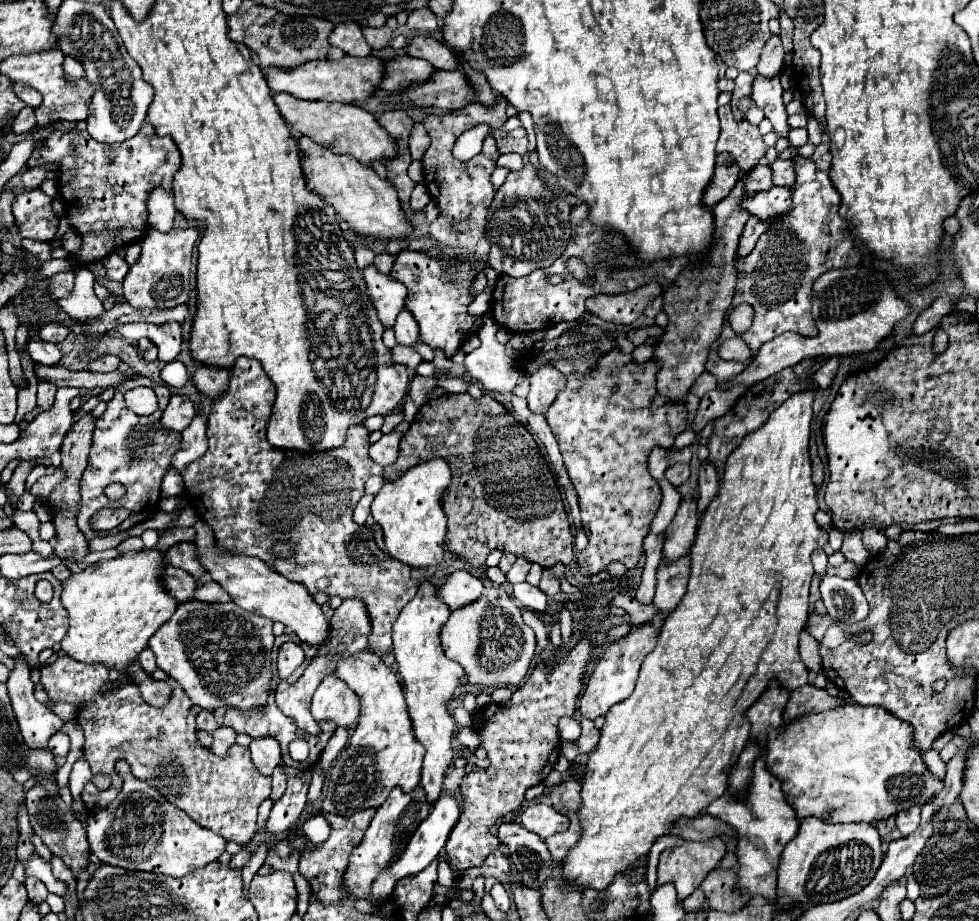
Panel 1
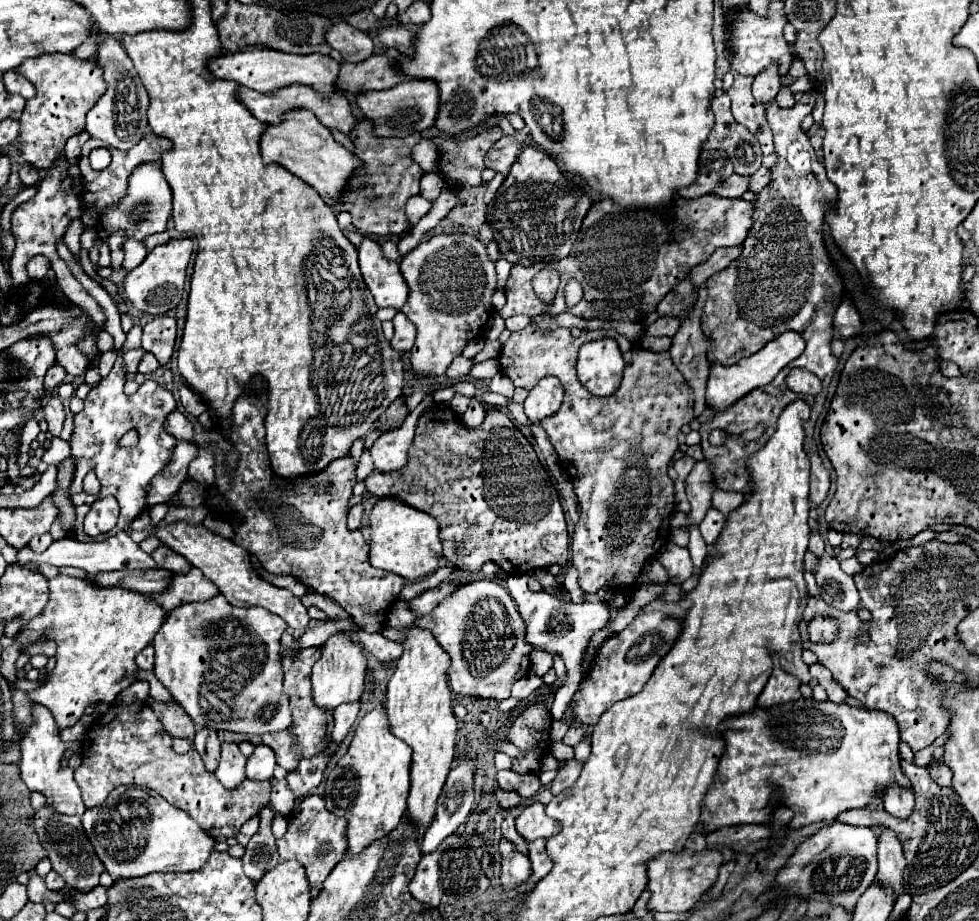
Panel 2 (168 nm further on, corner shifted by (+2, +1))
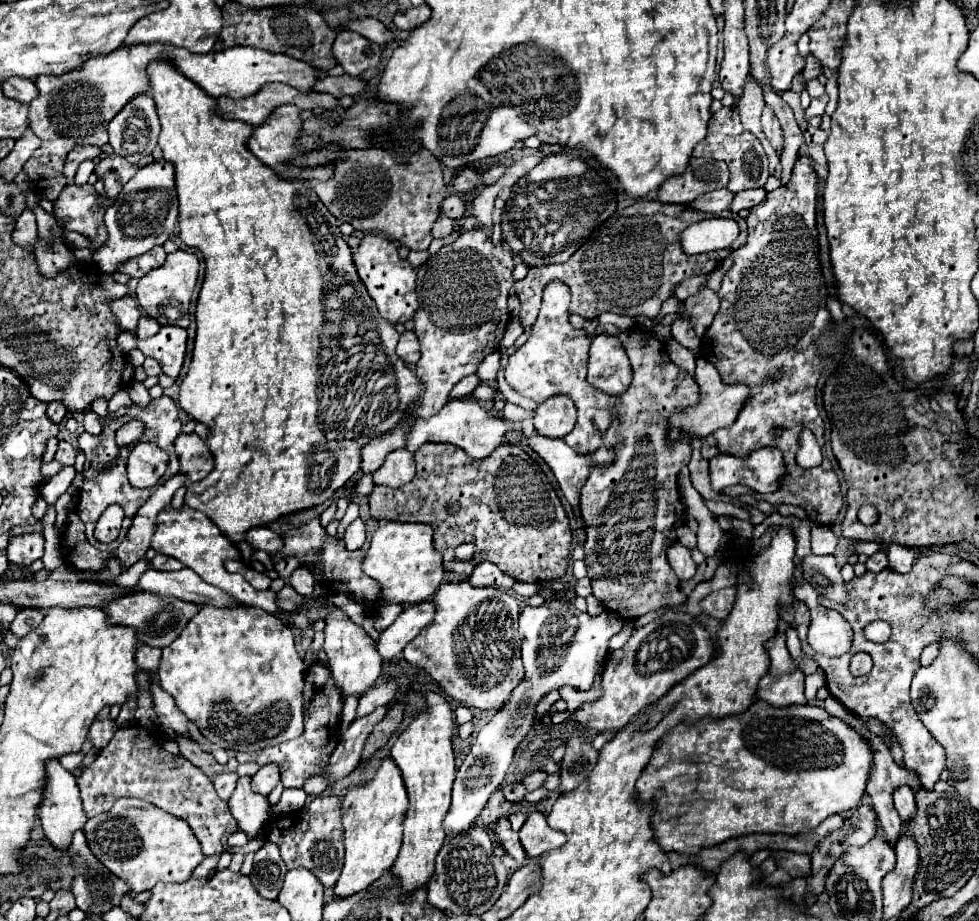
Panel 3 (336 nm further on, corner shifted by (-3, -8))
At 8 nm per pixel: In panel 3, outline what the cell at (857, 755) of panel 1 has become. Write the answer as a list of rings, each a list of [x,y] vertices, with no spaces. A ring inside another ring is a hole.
[[[756,700],[744,714],[676,726],[658,742],[652,760],[636,782],[636,790],[640,800],[652,798],[658,804],[658,814],[652,818],[658,844],[666,852],[698,854],[702,848],[754,832],[806,834],[832,814],[856,810],[866,792],[872,762],[872,744],[824,708],[810,704],[774,708],[764,700]]]

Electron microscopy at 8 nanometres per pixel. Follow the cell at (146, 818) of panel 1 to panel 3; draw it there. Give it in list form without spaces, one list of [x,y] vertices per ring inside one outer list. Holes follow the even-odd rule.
[[[118,798],[112,810],[88,818],[84,834],[94,856],[112,874],[122,878],[130,886],[132,894],[150,890],[156,882],[188,880],[204,860],[200,842],[182,818],[138,798]]]

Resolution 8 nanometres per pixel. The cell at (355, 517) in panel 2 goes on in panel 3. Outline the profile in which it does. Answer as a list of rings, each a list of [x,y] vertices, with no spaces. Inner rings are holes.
[[[356,518],[356,520],[346,528],[344,542],[346,542],[346,548],[348,548],[348,550],[362,548],[362,544],[364,544],[364,522],[362,522],[362,518]]]

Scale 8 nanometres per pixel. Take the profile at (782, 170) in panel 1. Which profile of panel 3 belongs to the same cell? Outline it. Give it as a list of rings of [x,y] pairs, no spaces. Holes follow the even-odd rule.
[[[752,188],[752,190],[744,190],[740,194],[736,194],[736,200],[732,202],[732,212],[740,212],[742,208],[752,208],[756,204],[760,204],[766,196],[764,188]]]

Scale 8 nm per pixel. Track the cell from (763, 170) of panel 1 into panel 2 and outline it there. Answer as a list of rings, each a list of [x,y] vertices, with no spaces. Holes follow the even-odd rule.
[[[731,175],[729,179],[725,179],[719,187],[715,187],[715,193],[713,195],[723,195],[723,197],[741,197],[745,191],[747,191],[747,183],[749,183],[749,177],[743,177],[743,175]]]

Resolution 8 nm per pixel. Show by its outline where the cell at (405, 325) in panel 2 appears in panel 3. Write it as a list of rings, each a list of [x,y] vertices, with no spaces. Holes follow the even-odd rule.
[[[406,330],[406,332],[400,336],[400,342],[398,342],[398,346],[396,346],[396,352],[398,352],[398,356],[400,356],[406,364],[414,366],[414,364],[418,362],[418,358],[420,358],[420,344],[418,344],[416,334],[410,332],[410,330]]]

